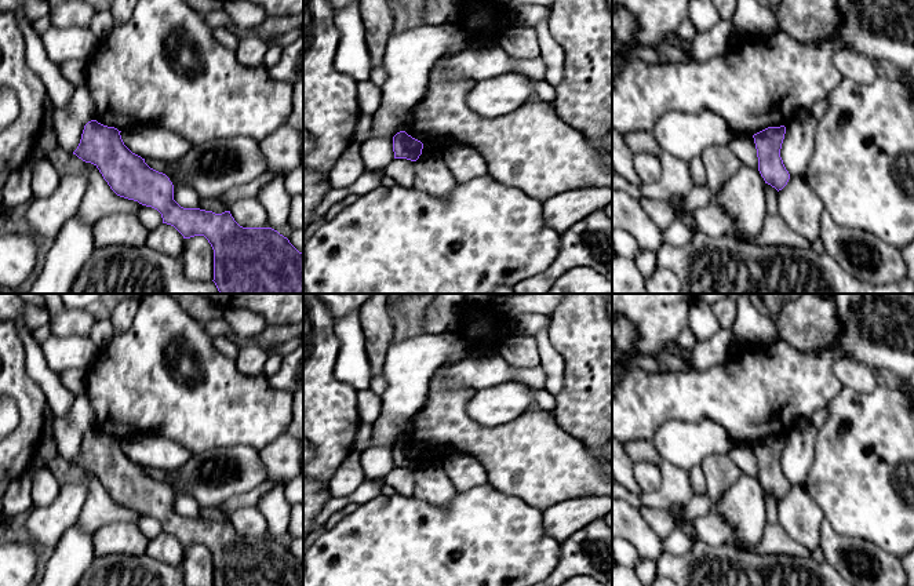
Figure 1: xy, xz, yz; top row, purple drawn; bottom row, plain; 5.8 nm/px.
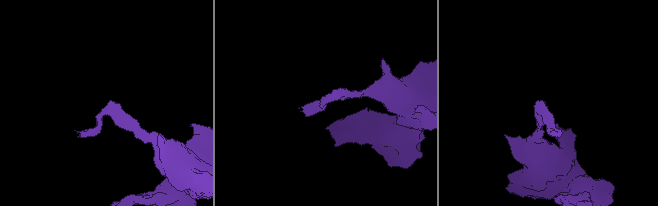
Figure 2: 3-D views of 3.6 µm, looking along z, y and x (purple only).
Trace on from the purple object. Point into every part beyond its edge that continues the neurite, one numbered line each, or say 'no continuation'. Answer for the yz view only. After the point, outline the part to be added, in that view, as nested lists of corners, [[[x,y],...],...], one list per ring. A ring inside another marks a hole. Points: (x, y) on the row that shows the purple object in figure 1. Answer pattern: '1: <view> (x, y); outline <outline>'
no continuation

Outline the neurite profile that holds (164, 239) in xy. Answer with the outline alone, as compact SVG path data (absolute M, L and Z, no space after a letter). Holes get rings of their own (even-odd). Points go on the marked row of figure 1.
M161 223L149 232L145 245L160 254L181 258L185 243L186 239L174 226Z

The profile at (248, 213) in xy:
M244 197L230 207L234 221L243 228L266 228L269 215L258 197Z

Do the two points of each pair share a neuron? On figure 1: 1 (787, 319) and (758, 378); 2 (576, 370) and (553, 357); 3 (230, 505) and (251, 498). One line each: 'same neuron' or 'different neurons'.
1: different neurons
2: different neurons
3: same neuron

